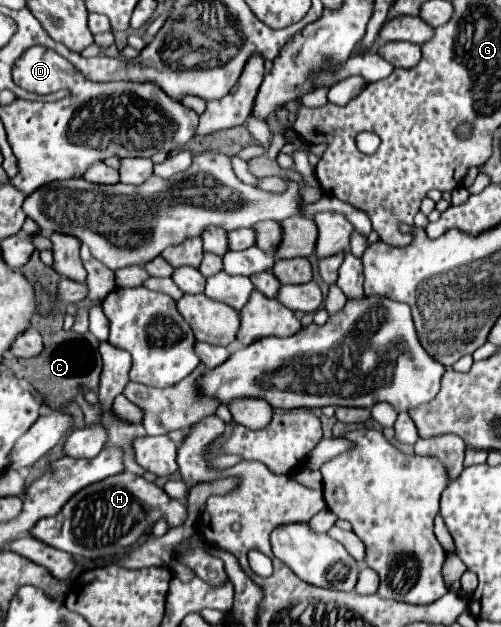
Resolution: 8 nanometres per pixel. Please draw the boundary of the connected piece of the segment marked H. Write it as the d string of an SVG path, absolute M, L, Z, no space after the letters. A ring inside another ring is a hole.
M121 472L79 490L69 498L57 516L41 518L29 530L29 534L43 544L63 550L75 558L95 560L123 552L127 546L137 542L145 528L155 524L159 516L165 516L173 528L181 526L187 520L187 502L167 500L167 494L153 482L147 482L135 474Z

